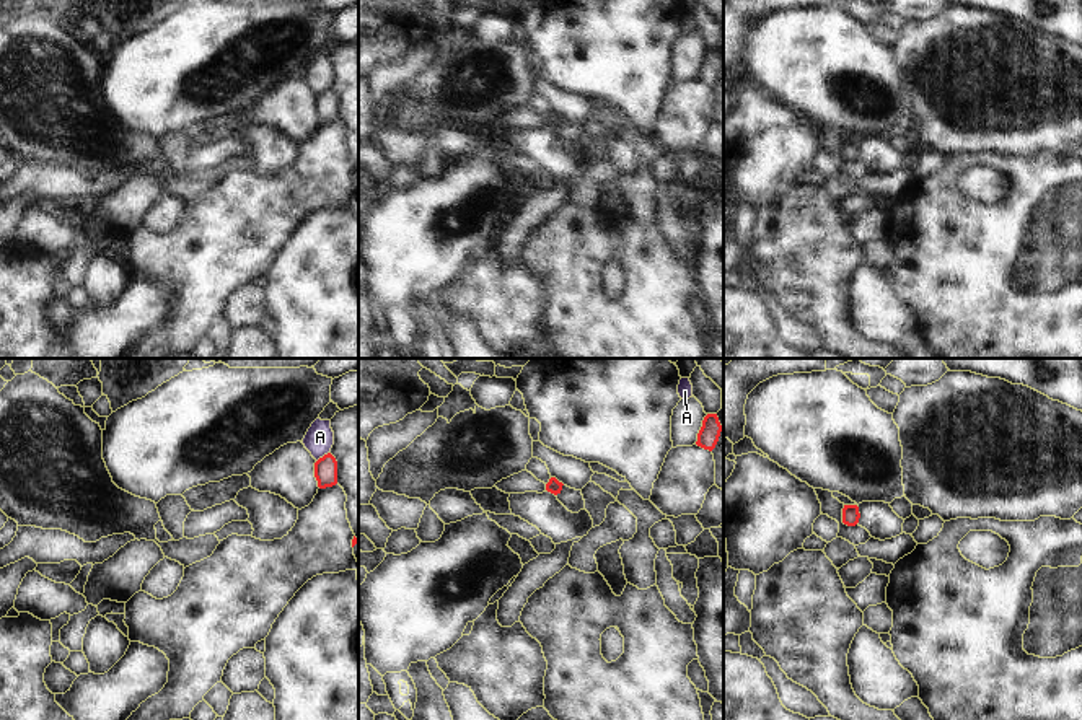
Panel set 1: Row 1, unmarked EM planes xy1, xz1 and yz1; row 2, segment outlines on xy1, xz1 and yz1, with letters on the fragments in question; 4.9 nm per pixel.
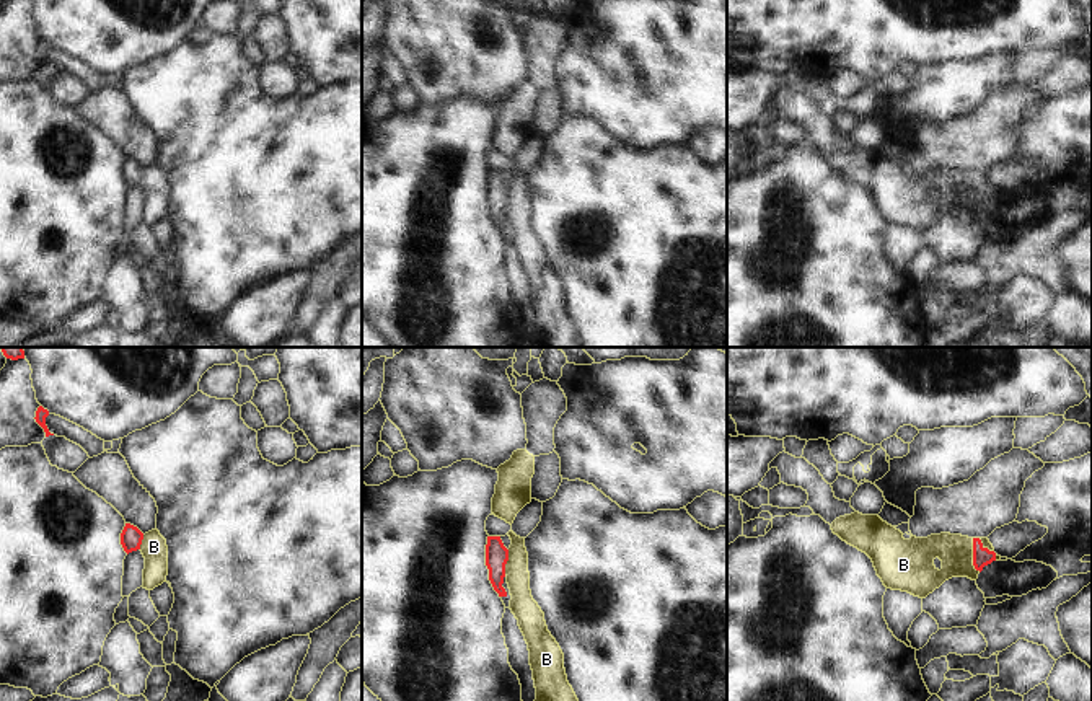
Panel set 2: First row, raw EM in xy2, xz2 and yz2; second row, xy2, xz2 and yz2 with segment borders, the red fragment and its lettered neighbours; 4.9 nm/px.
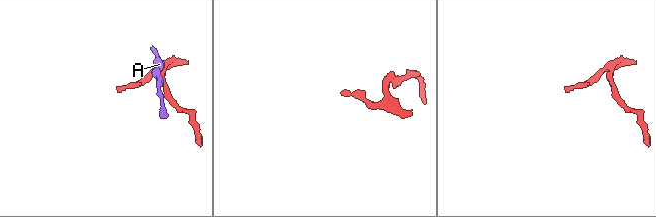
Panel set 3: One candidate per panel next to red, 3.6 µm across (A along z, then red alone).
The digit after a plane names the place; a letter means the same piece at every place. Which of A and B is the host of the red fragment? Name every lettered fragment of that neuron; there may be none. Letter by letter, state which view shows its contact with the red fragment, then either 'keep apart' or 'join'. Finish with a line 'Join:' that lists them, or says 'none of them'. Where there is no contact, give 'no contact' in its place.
A: xy1 | keep apart
B: yz2 | keep apart
Join: none of them

